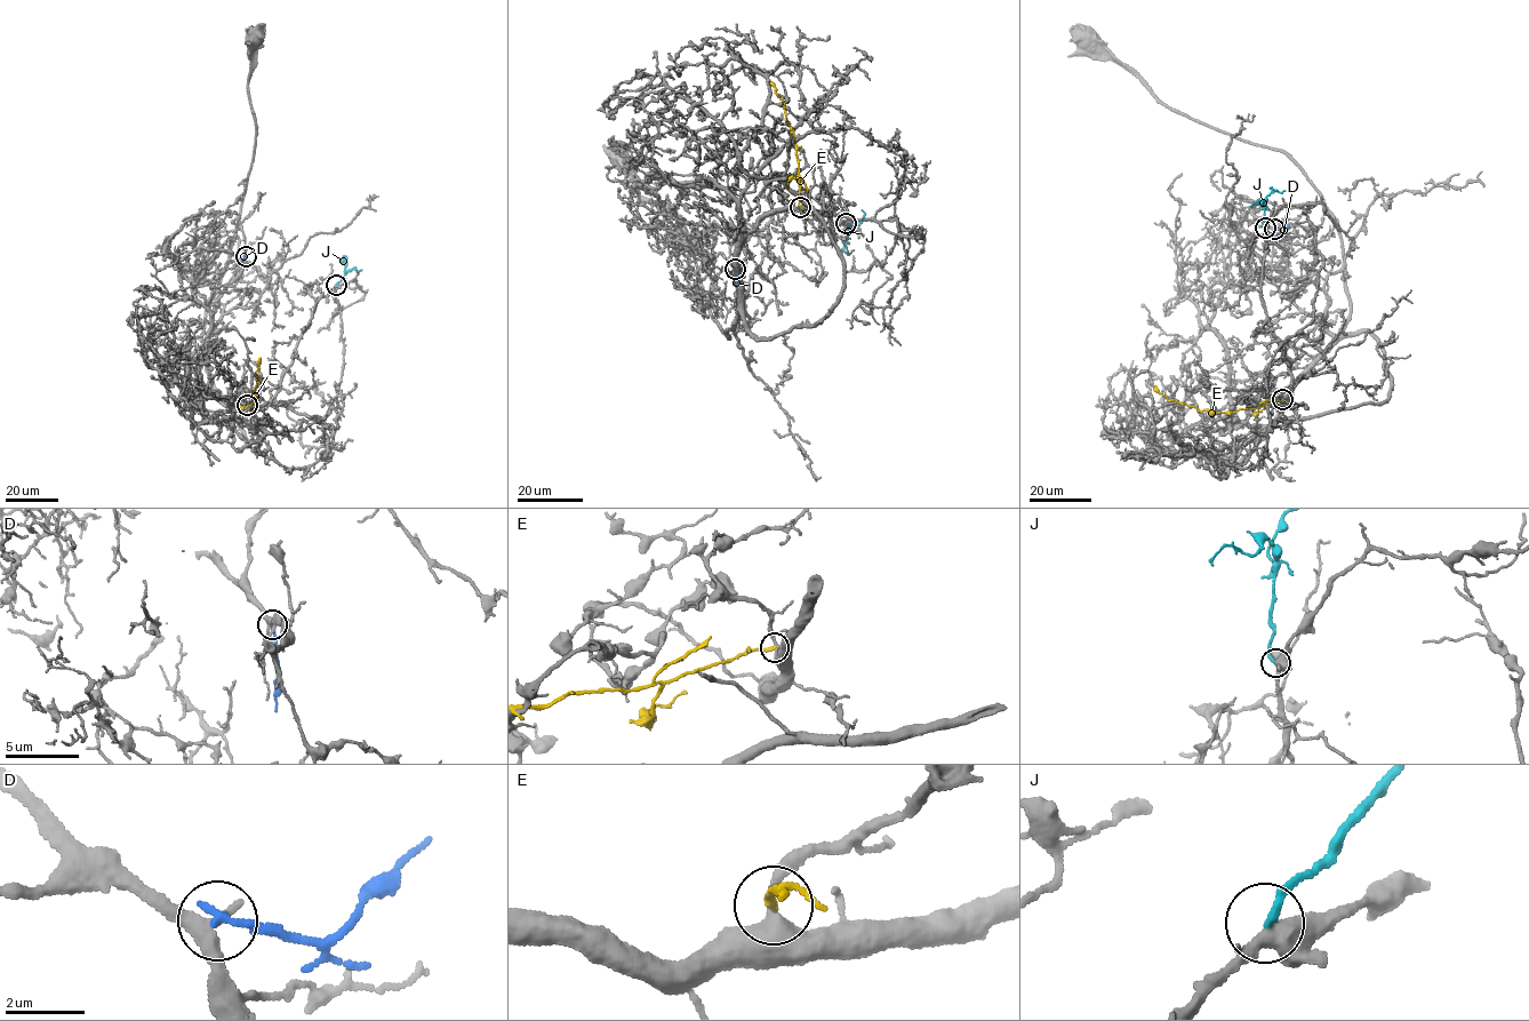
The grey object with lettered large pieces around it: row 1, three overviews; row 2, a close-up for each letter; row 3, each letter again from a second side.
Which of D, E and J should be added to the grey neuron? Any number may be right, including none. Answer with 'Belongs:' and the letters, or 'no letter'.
Belongs: J

